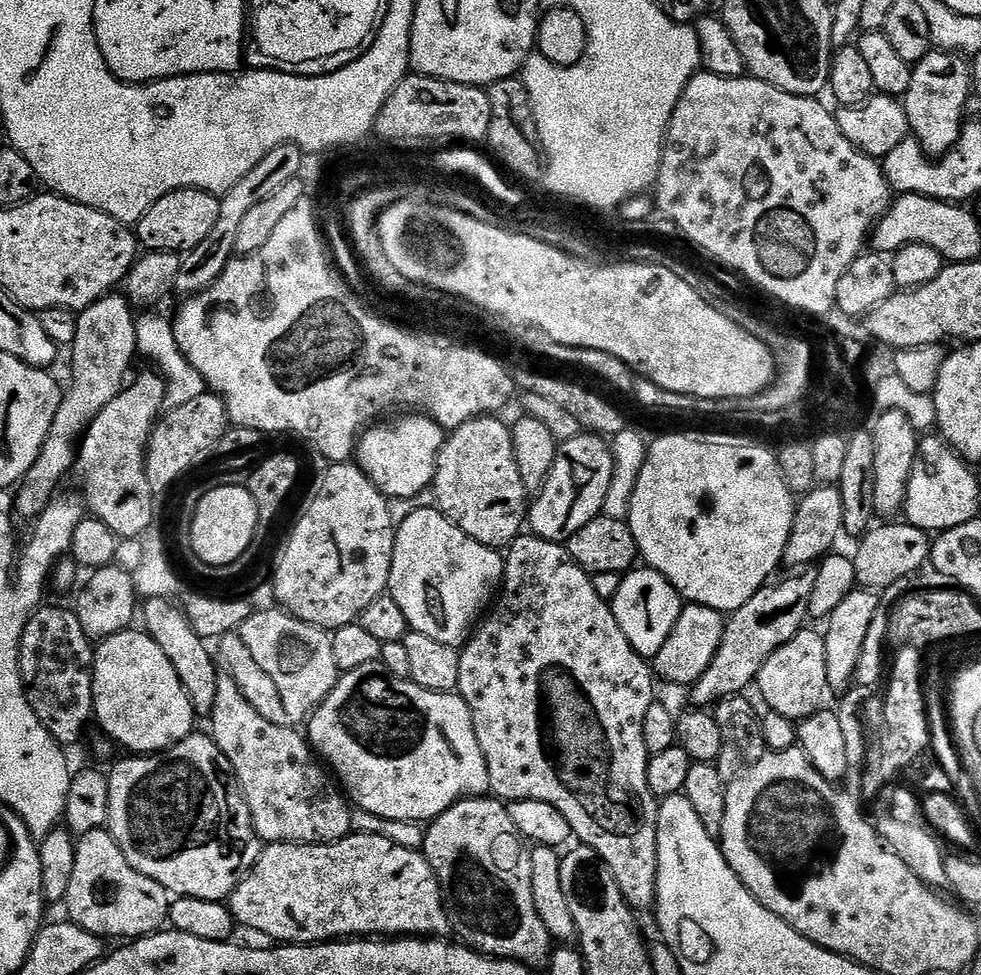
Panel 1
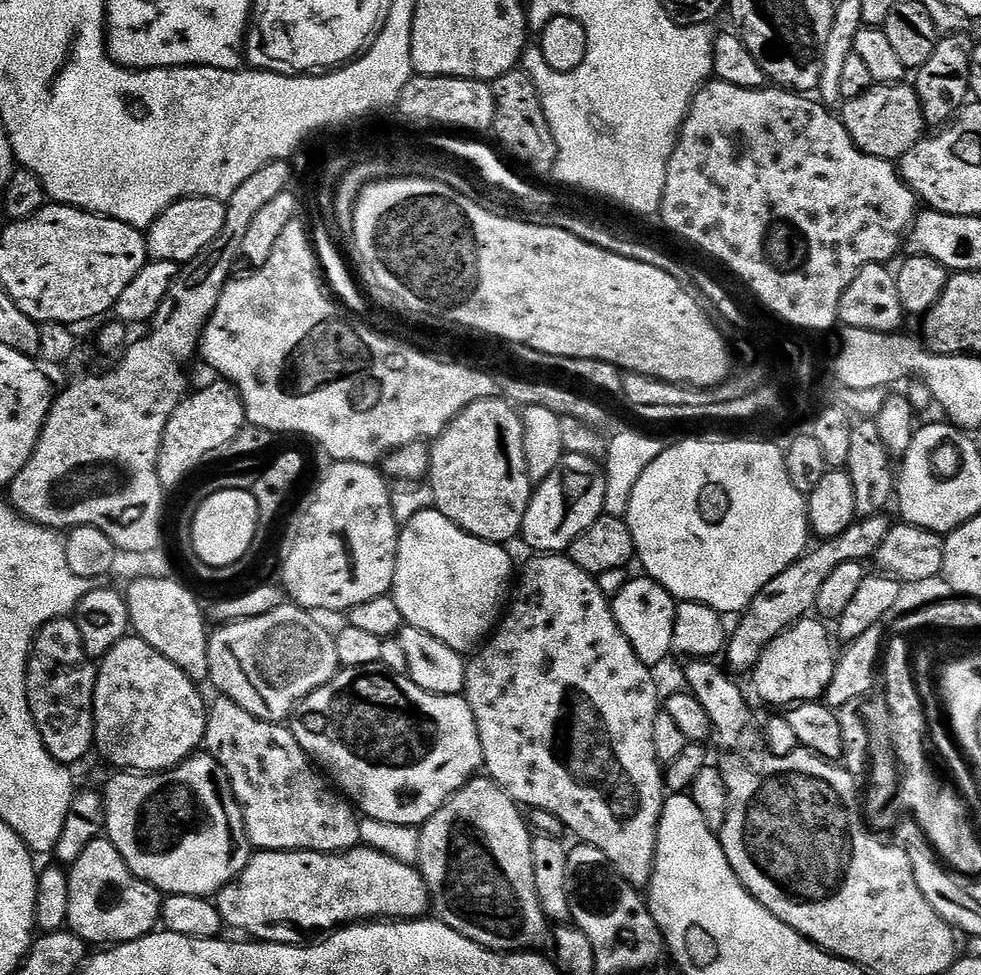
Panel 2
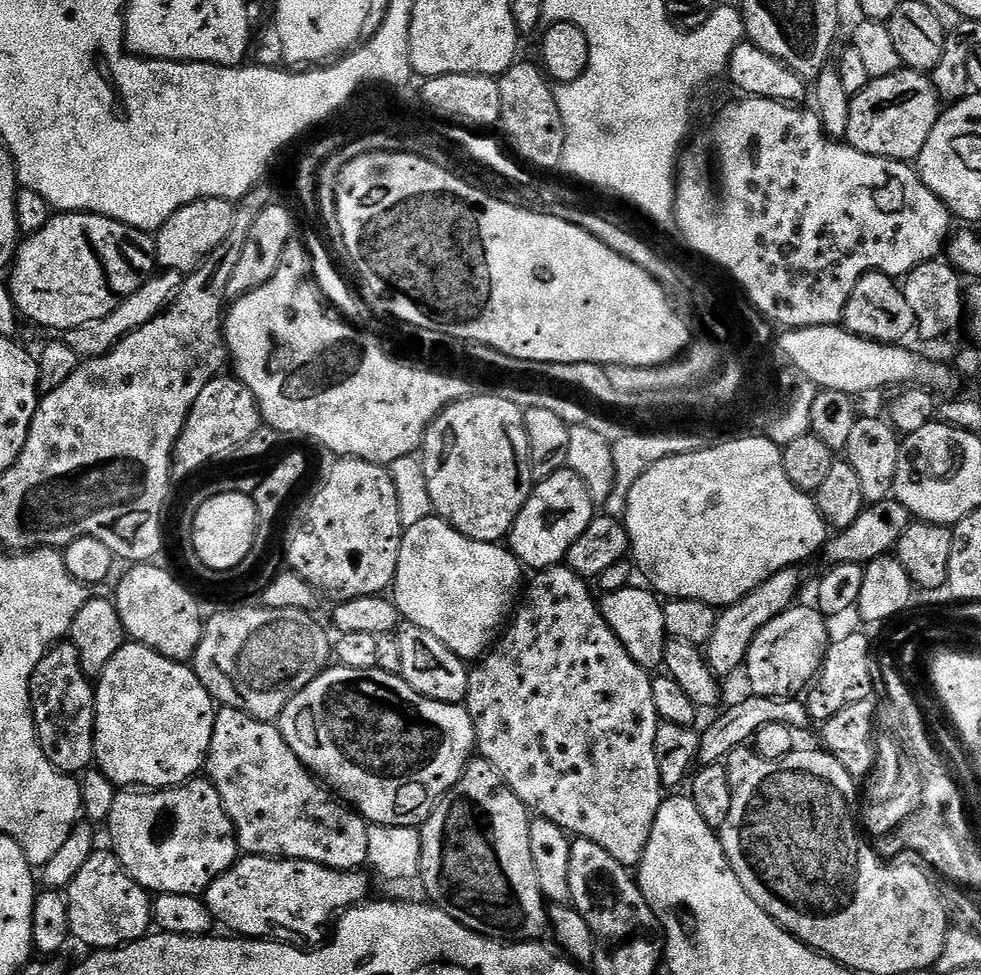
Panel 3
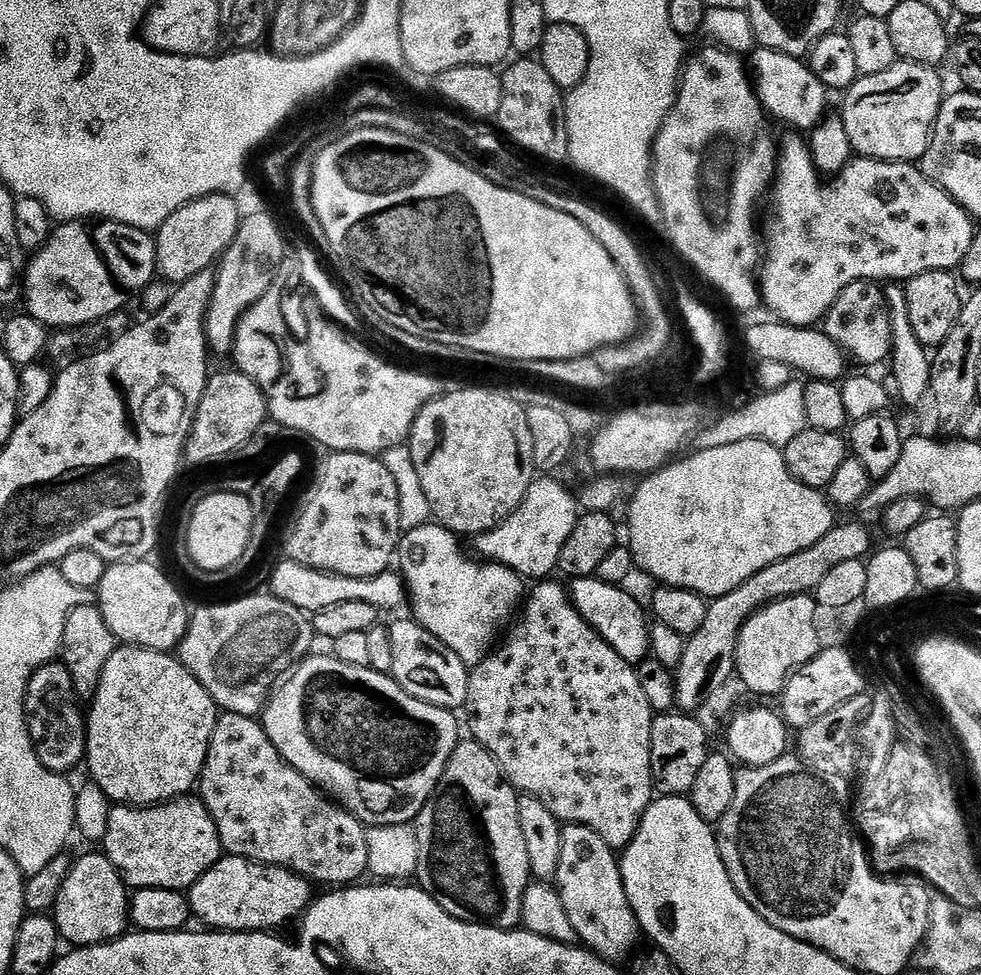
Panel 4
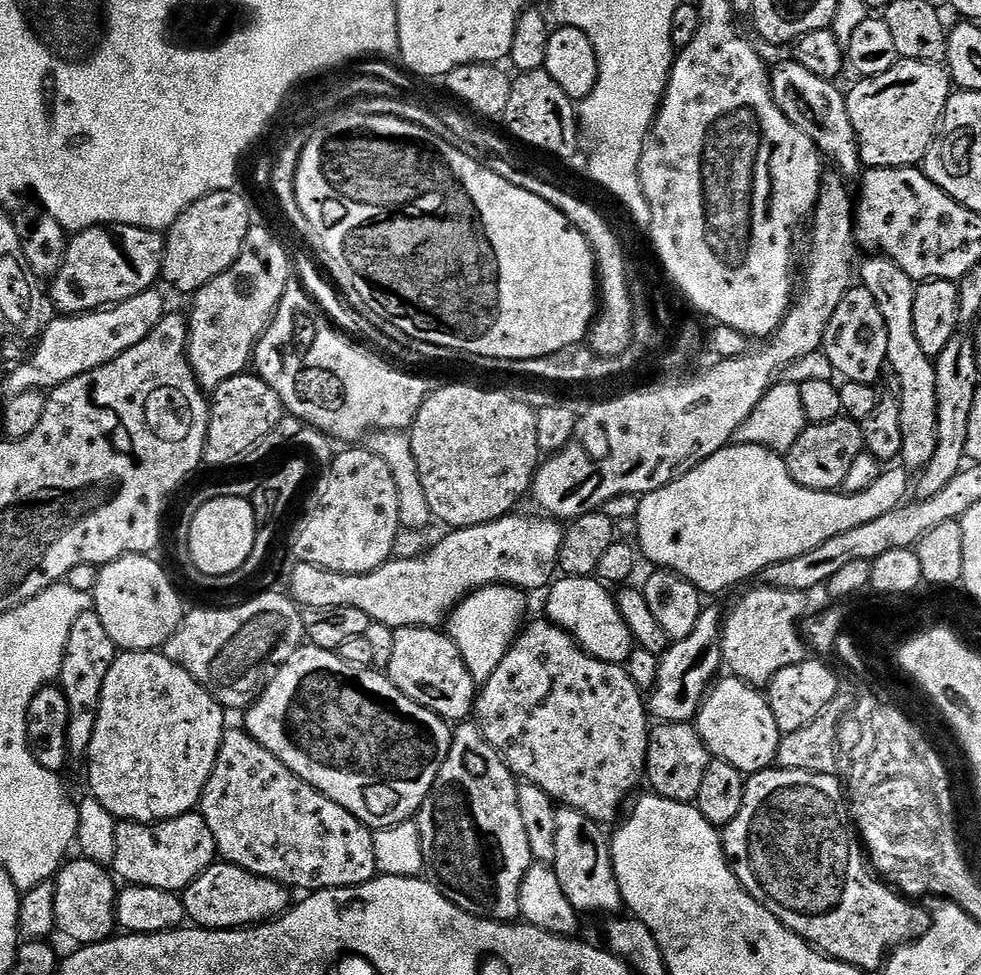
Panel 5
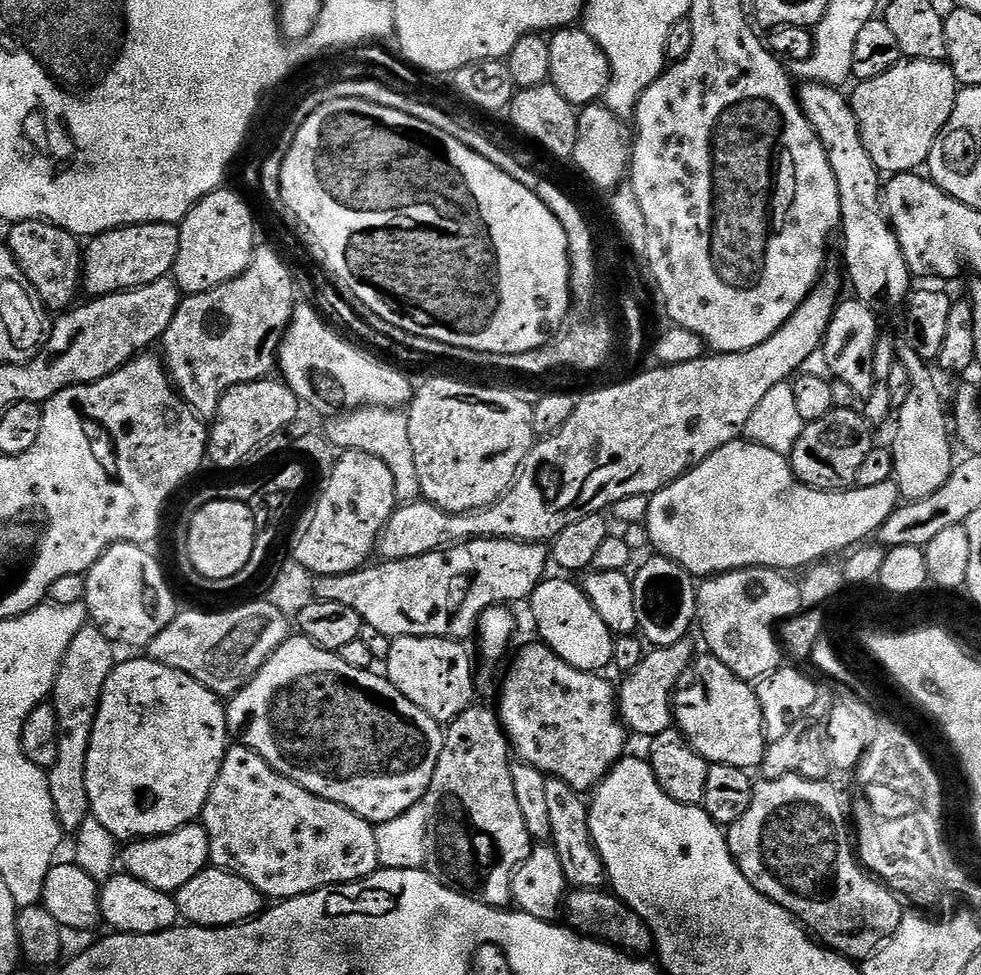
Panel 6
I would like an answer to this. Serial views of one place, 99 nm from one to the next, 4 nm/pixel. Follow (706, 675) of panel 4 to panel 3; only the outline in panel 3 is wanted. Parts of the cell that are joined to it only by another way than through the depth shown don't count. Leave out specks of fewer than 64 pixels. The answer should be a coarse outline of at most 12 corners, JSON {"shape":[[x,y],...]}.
{"shape":[[796,566],[778,570],[717,615],[706,645],[717,677],[741,671],[748,648],[793,607]]}

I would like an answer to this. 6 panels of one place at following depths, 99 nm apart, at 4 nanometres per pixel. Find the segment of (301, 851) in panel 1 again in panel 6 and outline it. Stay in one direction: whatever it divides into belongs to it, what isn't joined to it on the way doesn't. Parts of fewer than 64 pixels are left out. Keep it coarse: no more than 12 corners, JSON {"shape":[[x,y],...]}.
{"shape":[[211,866],[174,894],[198,928],[259,916],[266,897],[246,878]]}

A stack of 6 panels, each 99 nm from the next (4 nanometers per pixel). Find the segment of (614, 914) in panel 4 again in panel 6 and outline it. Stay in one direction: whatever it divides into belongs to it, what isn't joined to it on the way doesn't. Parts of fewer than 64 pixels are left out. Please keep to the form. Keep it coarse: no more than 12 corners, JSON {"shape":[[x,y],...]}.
{"shape":[[549,776],[550,844],[573,889],[603,889],[608,872],[585,797]]}

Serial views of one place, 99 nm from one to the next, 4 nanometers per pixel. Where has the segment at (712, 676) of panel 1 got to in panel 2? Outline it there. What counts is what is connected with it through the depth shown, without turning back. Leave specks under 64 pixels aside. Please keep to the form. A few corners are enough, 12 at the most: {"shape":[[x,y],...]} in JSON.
{"shape":[[861,517],[755,596],[724,648],[751,671],[766,645],[805,619],[843,562],[867,561],[891,528]]}

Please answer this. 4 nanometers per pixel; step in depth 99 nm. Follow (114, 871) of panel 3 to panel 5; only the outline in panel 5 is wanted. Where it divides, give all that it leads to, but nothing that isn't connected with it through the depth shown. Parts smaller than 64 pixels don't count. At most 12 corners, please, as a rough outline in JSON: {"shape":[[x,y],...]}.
{"shape":[[69,859],[54,877],[56,926],[80,946],[109,939],[117,881]]}

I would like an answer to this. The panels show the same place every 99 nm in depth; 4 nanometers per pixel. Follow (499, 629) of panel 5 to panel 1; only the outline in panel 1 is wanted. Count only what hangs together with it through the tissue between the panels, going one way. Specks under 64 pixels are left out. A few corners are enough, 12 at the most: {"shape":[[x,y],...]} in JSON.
{"shape":[[435,507],[397,527],[388,592],[411,631],[463,645],[504,556]]}

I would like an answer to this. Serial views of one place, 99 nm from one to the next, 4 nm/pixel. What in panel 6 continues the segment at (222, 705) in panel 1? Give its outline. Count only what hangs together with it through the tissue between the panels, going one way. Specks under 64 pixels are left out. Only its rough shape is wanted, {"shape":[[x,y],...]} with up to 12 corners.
{"shape":[[233,743],[211,867],[272,902],[380,868],[372,821]]}

